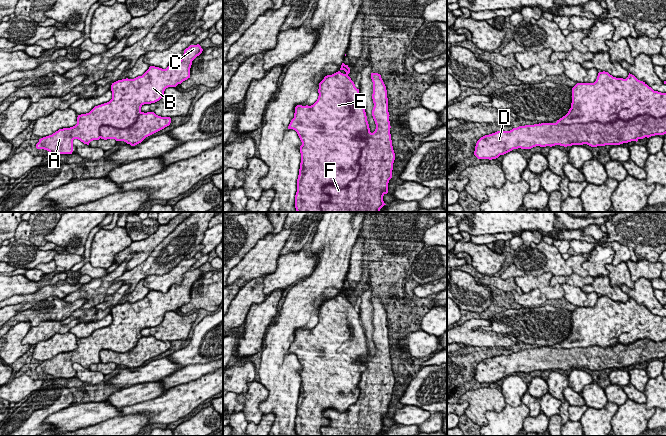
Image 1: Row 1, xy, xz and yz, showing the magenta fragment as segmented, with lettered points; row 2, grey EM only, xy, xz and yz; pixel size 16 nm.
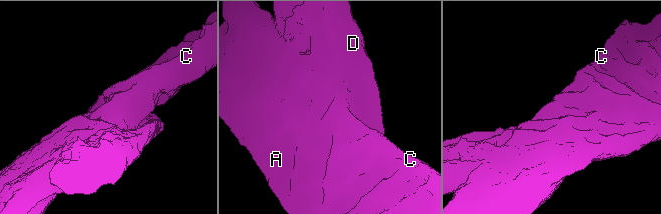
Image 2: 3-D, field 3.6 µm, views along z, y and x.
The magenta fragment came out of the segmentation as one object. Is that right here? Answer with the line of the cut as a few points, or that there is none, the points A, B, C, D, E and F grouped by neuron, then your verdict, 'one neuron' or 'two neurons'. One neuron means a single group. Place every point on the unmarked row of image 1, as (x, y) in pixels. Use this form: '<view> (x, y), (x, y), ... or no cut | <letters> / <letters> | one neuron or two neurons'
xz (368, 351), (358, 398), (342, 412), (326, 408), (321, 435) | A B C E / D F | two neurons

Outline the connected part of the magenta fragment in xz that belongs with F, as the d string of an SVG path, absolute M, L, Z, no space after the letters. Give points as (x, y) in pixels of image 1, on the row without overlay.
M371 297L371 303L372 340L376 353L371 357L368 352L365 360L368 364L358 384L360 394L357 401L343 413L334 408L323 411L330 424L321 427L322 436L380 436L386 429L383 420L388 417L395 377L390 358L386 310L378 297Z

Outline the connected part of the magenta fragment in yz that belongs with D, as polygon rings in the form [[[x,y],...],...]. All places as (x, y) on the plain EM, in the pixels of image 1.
[[[639,339],[629,345],[618,343],[607,348],[590,346],[571,349],[539,347],[497,355],[481,361],[475,370],[478,383],[496,383],[513,373],[531,373],[536,370],[572,370],[587,368],[591,371],[620,369],[645,361],[666,358],[666,340],[655,342]]]

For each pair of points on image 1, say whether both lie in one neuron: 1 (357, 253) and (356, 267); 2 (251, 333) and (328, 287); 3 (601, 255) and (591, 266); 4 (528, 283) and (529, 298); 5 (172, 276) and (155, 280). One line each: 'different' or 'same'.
1: same
2: different
3: same
4: different
5: same

